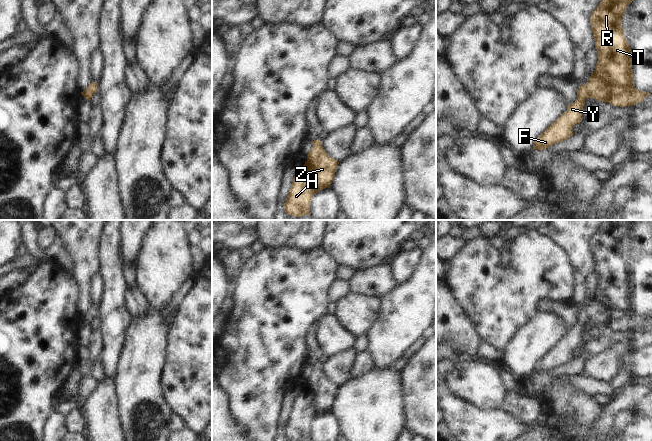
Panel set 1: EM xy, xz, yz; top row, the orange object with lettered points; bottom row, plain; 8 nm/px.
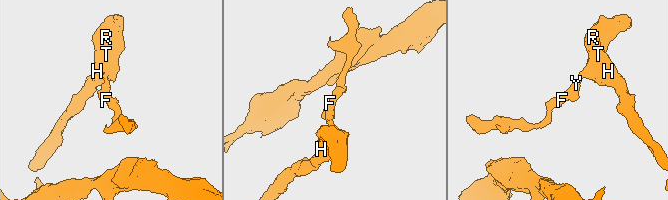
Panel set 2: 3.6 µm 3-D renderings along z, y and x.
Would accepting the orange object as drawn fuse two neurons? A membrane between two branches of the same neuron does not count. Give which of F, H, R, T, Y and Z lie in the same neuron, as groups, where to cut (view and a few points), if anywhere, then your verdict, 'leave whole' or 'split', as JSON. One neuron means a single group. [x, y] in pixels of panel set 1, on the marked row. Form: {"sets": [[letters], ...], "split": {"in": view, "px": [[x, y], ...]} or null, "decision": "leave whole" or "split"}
{"sets": [["F", "H", "R", "T", "Y", "Z"]], "split": null, "decision": "leave whole"}

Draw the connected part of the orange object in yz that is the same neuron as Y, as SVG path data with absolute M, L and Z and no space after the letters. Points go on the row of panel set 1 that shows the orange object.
M602 0L599 5L592 12L590 17L591 31L595 39L595 48L598 51L598 61L594 72L590 76L588 82L581 84L577 93L575 102L567 106L567 111L563 113L554 123L552 123L534 142L533 149L544 150L553 144L564 142L573 135L572 128L575 124L581 122L582 110L587 98L593 98L597 101L608 102L613 106L633 106L638 102L642 102L645 97L651 93L639 91L633 84L632 61L629 56L630 47L628 41L623 35L622 17L626 7L634 0Z

